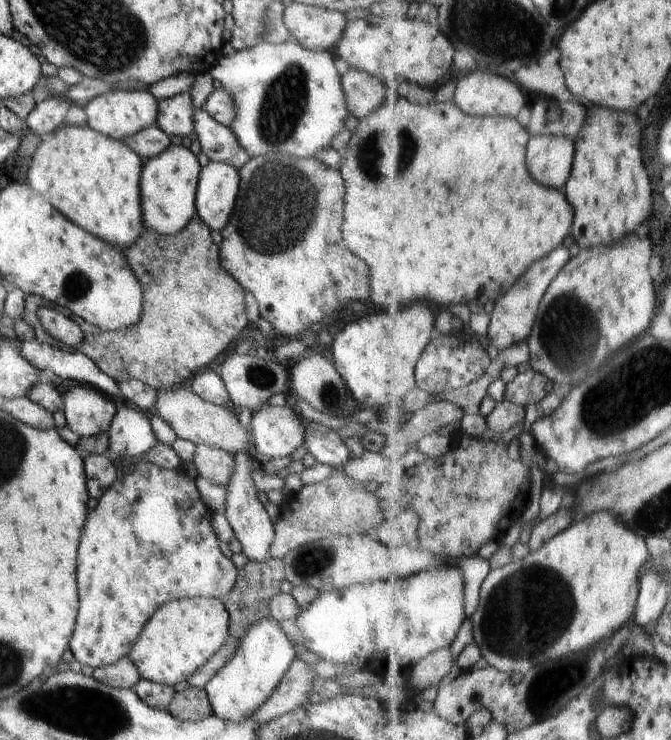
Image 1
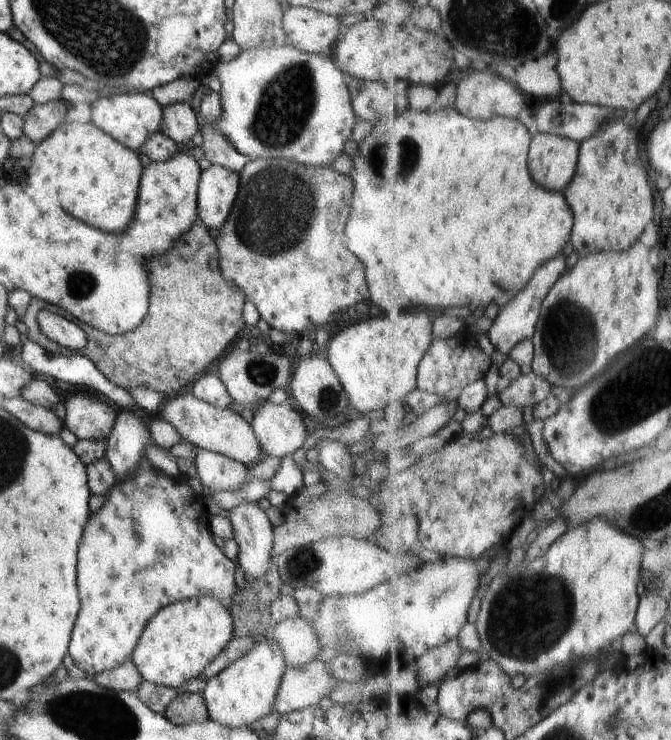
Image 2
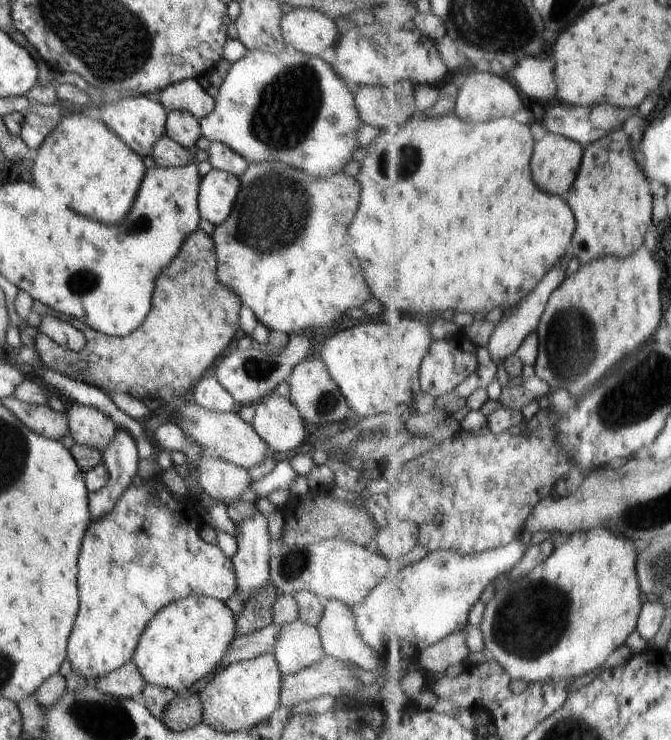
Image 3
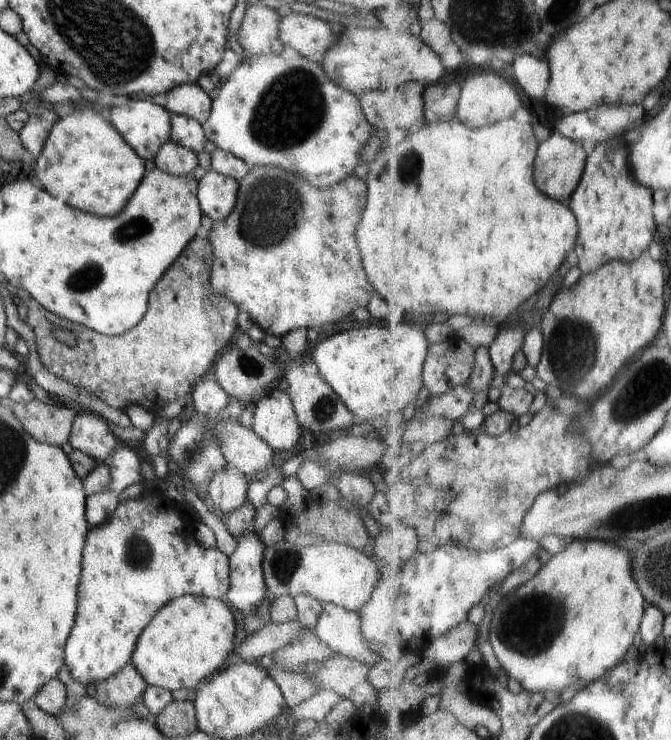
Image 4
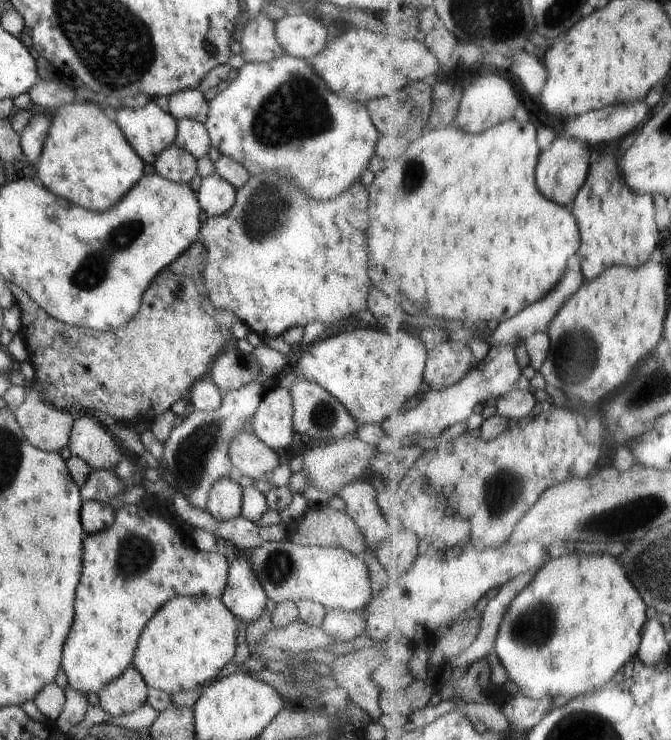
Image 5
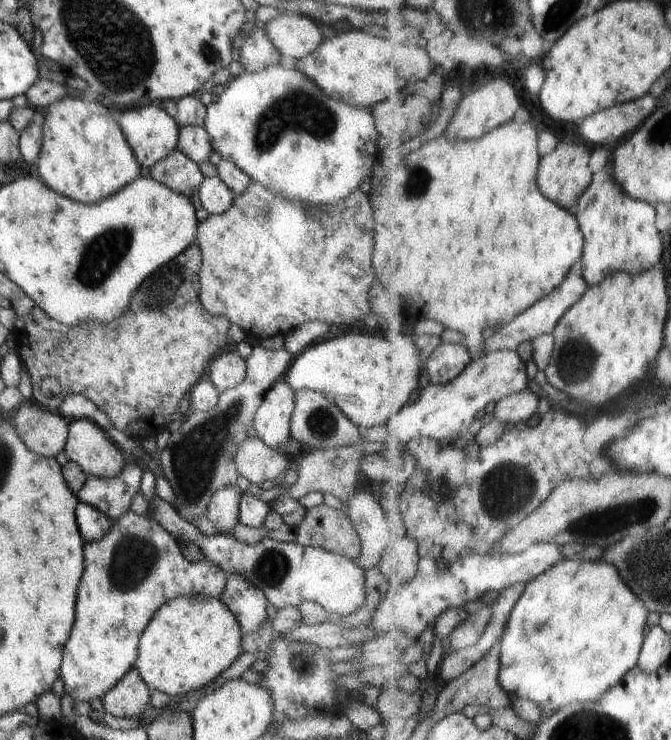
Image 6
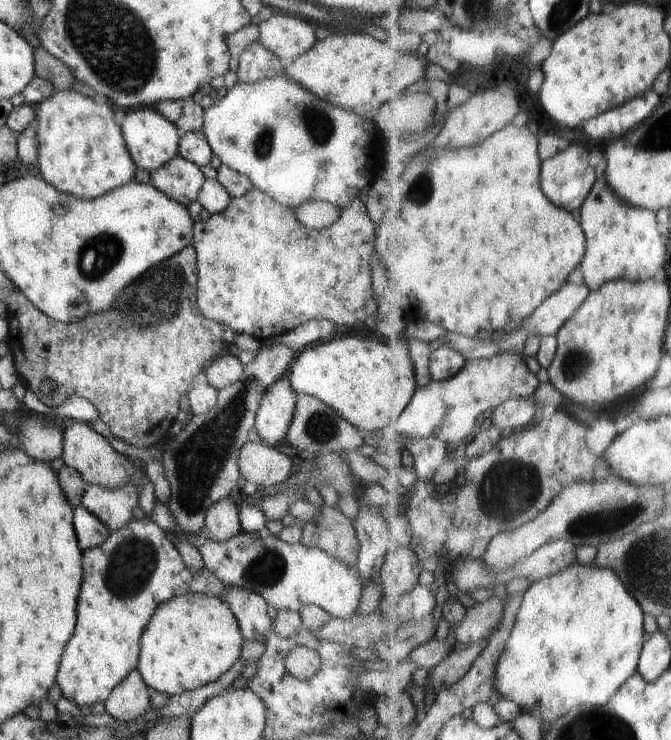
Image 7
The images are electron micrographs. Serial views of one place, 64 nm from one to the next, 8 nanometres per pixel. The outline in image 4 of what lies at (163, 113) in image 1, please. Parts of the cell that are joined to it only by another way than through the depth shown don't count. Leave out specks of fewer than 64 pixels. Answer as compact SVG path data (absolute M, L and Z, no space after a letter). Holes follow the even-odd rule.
M171 114L169 141L197 154L204 151L206 140L204 130L196 120L185 115Z

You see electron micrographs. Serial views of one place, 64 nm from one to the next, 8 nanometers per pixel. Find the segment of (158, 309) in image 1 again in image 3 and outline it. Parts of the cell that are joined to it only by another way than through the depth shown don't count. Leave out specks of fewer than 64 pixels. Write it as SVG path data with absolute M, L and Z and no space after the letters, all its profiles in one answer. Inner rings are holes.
M202 230L190 234L170 266L156 278L152 310L146 320L134 332L119 338L98 334L86 324L34 301L27 325L39 329L42 316L55 316L72 324L86 338L84 348L76 352L39 332L34 342L40 360L60 374L70 374L74 362L86 362L88 370L78 381L102 390L110 398L114 394L130 394L140 402L162 398L163 403L168 403L174 396L188 397L193 384L222 356L240 328L242 302L232 290L226 290L218 282L216 268L216 249L210 235Z

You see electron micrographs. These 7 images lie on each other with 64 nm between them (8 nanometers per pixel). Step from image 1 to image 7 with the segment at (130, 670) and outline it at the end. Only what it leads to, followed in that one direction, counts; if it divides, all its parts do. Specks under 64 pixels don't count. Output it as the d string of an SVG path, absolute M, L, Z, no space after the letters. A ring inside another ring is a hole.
M137 669L132 670L104 701L105 712L122 723L136 721L151 708L149 689Z

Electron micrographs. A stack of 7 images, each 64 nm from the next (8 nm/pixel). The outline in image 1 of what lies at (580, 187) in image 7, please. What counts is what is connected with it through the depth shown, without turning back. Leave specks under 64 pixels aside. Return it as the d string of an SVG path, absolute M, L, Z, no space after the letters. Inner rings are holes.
M536 134L529 144L530 172L546 186L567 189L577 161L575 139L558 135Z

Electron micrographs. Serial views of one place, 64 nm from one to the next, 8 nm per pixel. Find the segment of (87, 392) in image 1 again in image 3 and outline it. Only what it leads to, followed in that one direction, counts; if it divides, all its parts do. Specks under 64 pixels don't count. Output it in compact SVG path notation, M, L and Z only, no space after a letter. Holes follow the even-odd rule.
M72 402L66 414L68 414L69 434L74 444L104 452L112 442L112 438L116 436L117 427L114 422L96 408Z

